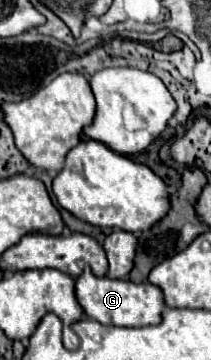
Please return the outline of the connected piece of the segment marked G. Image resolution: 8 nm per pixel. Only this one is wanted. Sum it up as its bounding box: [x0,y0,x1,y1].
[75,270,165,326]

